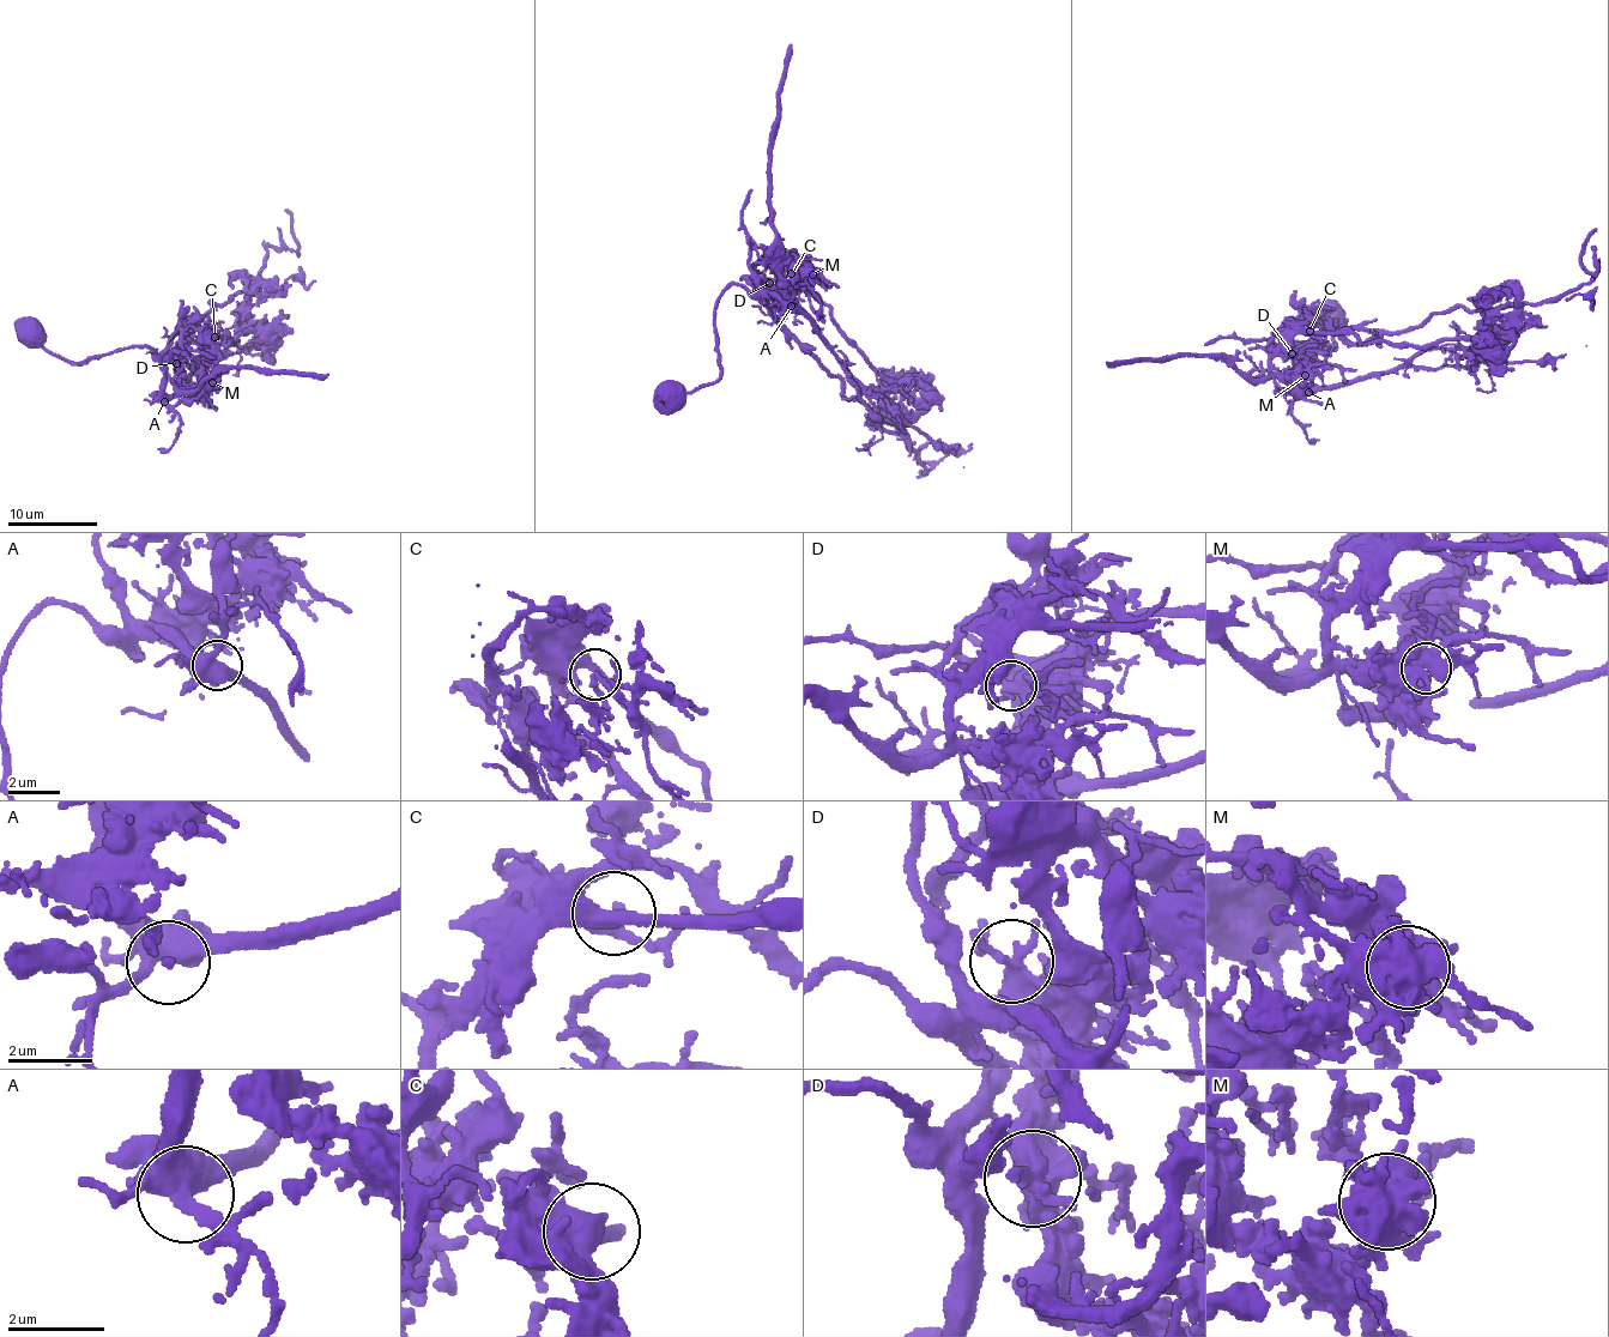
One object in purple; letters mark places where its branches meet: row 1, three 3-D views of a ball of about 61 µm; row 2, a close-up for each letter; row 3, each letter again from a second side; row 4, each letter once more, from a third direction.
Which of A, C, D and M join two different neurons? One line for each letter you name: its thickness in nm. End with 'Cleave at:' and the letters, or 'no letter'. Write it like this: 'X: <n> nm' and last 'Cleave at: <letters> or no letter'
D: 320 nm
Cleave at: D

